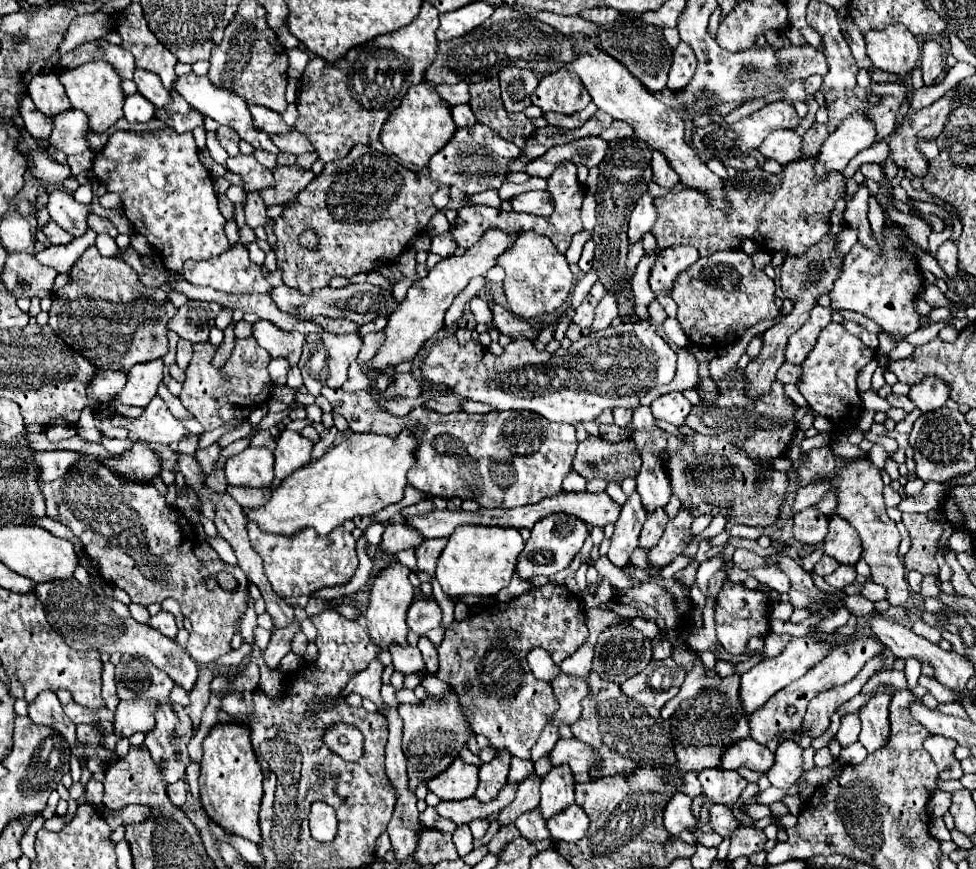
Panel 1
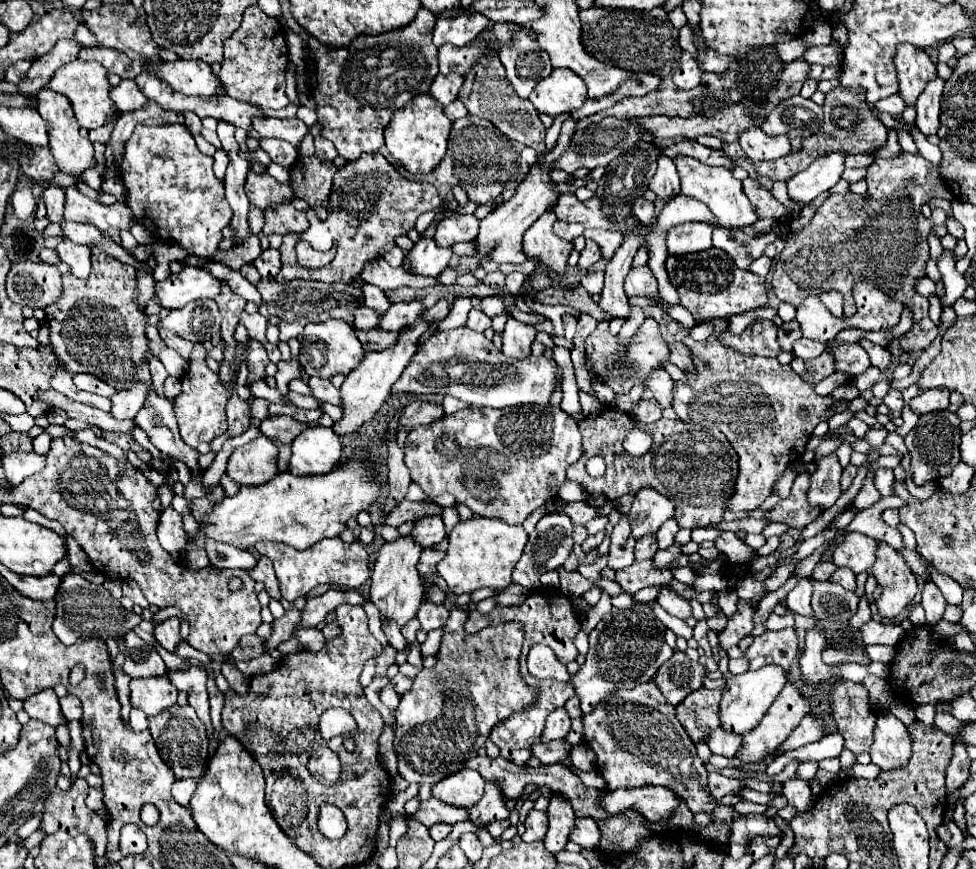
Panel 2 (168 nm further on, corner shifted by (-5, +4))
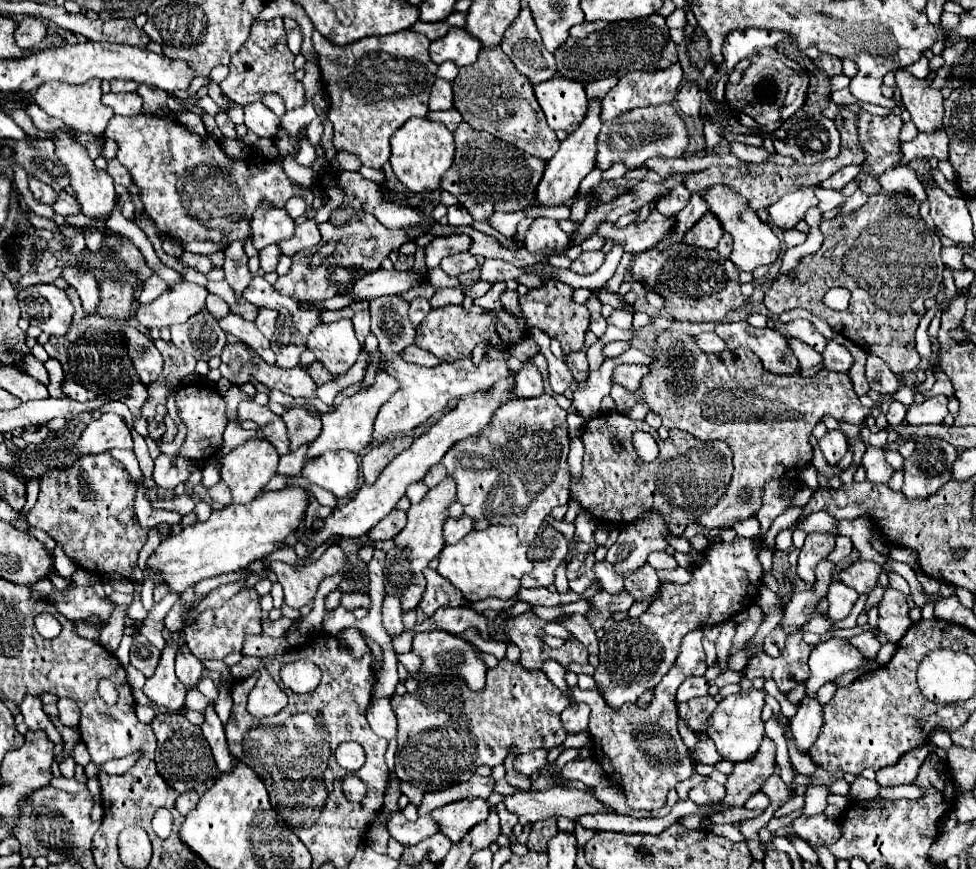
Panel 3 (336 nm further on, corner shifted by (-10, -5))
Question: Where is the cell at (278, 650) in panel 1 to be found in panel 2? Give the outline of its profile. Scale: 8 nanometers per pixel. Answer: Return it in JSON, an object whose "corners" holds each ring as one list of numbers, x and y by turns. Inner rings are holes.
{"corners":[[330,589,320,597,308,597,306,609,302,613,302,623,298,627,316,627,320,621,326,619,330,611,334,611,338,605,362,605,364,597,356,589]]}

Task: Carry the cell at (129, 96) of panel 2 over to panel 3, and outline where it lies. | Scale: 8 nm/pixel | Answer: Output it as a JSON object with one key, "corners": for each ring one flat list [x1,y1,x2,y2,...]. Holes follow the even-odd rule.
{"corners":[[103,94,103,104,113,108,115,114,121,116,135,116,143,110,143,100,139,94]]}

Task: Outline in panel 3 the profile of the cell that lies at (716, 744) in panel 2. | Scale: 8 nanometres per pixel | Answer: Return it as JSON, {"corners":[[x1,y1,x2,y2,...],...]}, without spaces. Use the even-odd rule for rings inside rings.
{"corners":[[711,738,701,740,691,756,693,756,697,762,703,762,703,764,717,764,717,762,723,760,723,758,719,756,719,752,717,752,717,748,715,748,715,742,713,742]]}

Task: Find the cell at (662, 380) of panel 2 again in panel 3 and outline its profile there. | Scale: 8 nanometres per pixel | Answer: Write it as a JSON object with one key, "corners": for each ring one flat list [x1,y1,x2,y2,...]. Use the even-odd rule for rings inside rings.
{"corners":[[623,364,623,366,617,366,613,370,613,380,619,382,621,386,625,386,627,390,635,392,635,388,639,388,643,376,647,376,649,368,647,366,639,366,639,364]]}

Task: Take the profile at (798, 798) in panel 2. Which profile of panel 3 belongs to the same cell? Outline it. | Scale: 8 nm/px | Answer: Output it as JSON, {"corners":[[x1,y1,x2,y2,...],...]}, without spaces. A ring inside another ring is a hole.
{"corners":[[815,814,815,816,797,816,793,820,793,832,803,838,811,848,819,848,819,846,831,846,835,840,839,840,839,824,837,820,831,820,823,814]]}

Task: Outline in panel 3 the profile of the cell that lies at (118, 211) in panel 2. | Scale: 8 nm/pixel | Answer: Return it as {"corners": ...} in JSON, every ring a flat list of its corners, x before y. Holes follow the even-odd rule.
{"corners":[[59,192,59,196,57,196,57,202,53,204,53,210,57,212,57,214,61,214,61,216,77,216,77,214,81,214,81,208,79,208,79,202,71,196,71,194,67,194,67,192]]}

